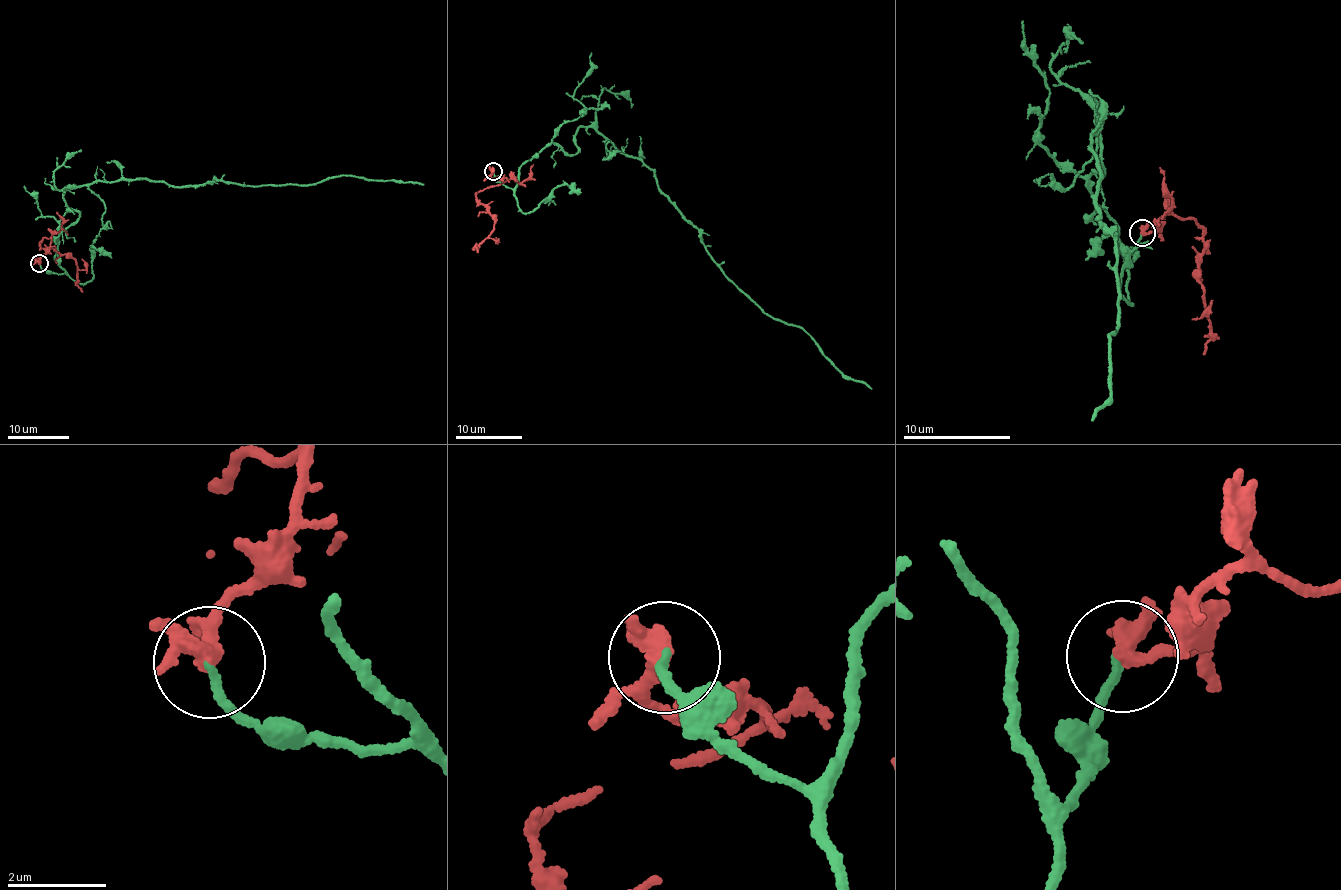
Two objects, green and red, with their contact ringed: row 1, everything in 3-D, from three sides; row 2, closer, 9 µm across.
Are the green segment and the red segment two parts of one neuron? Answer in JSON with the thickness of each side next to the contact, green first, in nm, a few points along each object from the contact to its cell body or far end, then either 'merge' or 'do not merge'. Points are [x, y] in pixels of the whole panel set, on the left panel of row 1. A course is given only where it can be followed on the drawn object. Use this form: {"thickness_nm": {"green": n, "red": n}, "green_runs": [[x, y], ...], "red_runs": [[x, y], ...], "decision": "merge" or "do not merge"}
{"thickness_nm": {"green": 160, "red": 240}, "green_runs": [[40, 264], [65, 273], [54, 256], [80, 212], [63, 192], [99, 180], [251, 187], [343, 175], [424, 184]], "red_runs": [[40, 264], [51, 239], [44, 238], [39, 243], [44, 248], [74, 259], [82, 292]], "decision": "do not merge"}

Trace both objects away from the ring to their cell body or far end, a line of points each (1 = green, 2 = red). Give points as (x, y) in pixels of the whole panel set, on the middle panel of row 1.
1: (493, 171), (514, 188), (553, 143), (576, 155), (578, 128), (601, 133), (649, 167), (738, 288), (872, 389)
2: (493, 171), (492, 177), (506, 179), (478, 191), (477, 198), (489, 207), (494, 226), (476, 247), (477, 251)

